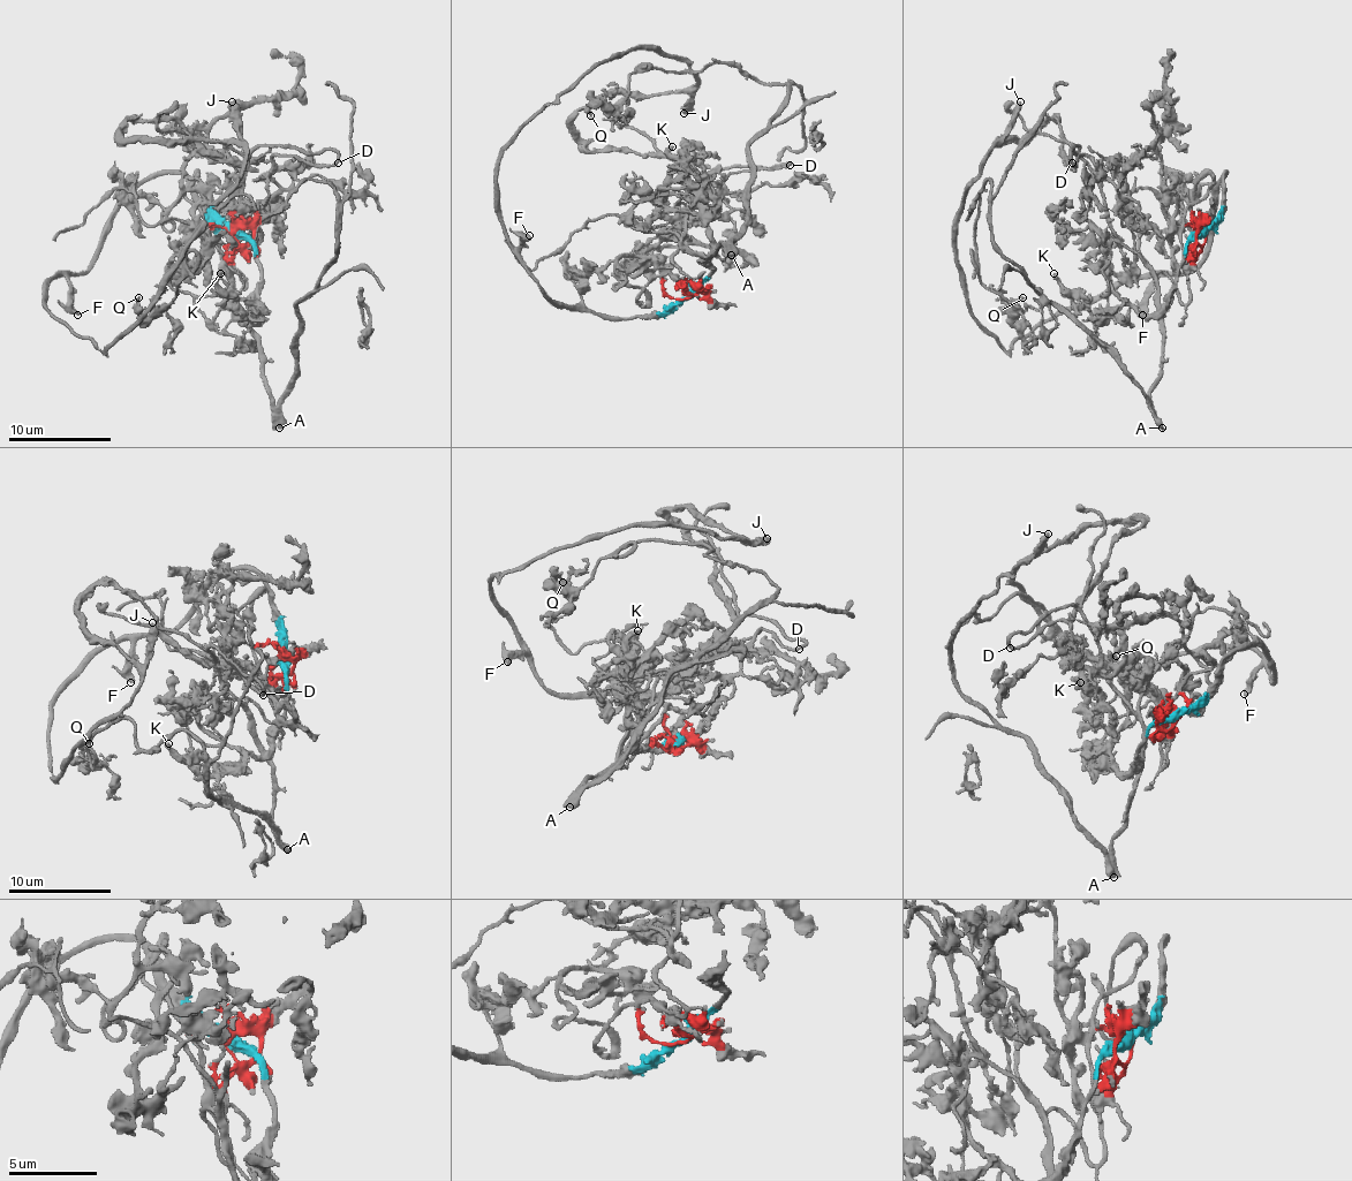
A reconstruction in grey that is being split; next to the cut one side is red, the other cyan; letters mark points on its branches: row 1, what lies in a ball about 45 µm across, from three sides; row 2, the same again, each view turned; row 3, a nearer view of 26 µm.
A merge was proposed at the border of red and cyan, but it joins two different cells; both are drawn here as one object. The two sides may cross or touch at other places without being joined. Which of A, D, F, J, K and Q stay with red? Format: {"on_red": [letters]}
{"on_red": ["A", "D", "K", "Q"]}

